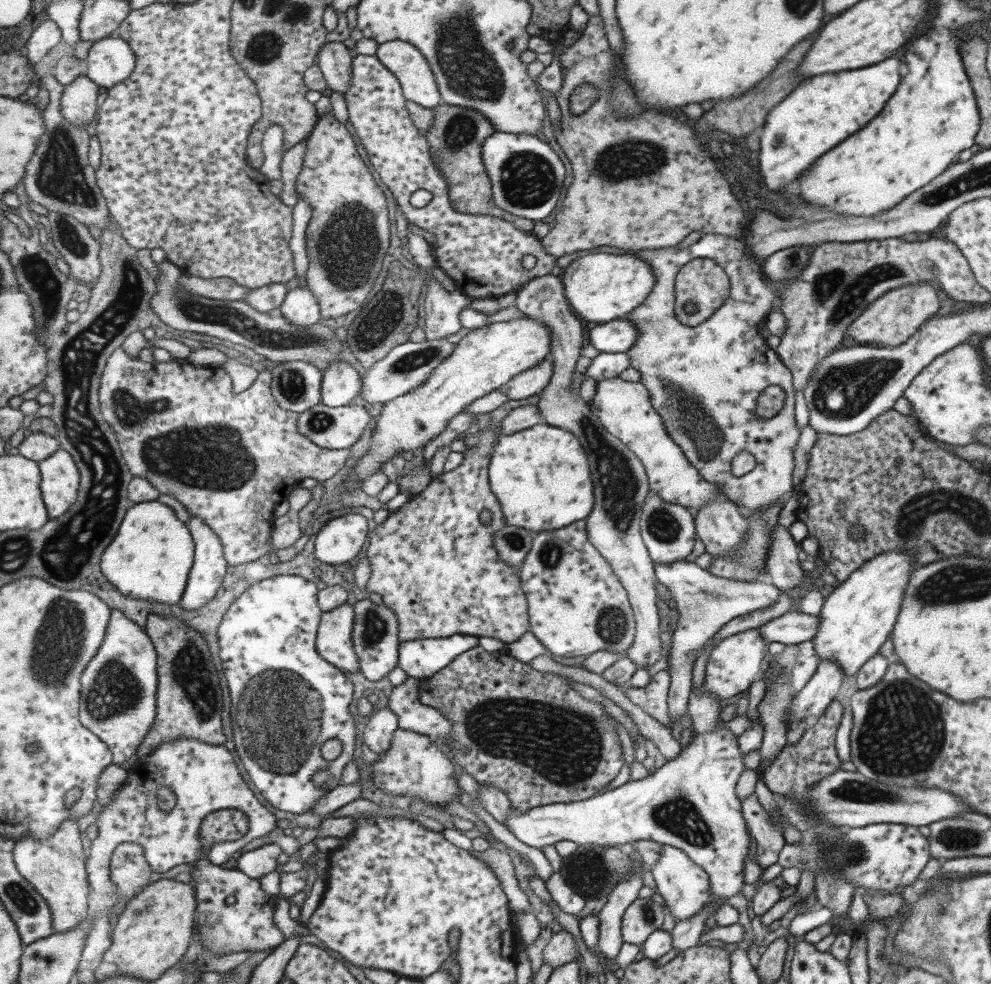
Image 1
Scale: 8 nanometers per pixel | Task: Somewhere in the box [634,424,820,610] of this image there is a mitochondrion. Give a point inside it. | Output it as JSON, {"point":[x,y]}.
{"point":[663,526]}

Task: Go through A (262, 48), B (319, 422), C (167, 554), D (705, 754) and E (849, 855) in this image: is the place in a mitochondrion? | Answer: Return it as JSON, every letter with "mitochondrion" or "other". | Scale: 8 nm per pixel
{"A":"mitochondrion","B":"mitochondrion","C":"other","D":"other","E":"mitochondrion"}

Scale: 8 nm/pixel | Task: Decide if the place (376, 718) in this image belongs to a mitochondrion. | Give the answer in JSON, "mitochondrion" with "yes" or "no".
{"mitochondrion":"no"}

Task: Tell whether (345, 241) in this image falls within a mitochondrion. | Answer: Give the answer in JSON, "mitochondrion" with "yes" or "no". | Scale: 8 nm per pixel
{"mitochondrion":"yes"}

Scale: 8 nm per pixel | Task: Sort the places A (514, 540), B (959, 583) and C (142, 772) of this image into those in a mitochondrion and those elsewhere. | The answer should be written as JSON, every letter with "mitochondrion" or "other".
{"A":"mitochondrion","B":"mitochondrion","C":"other"}

